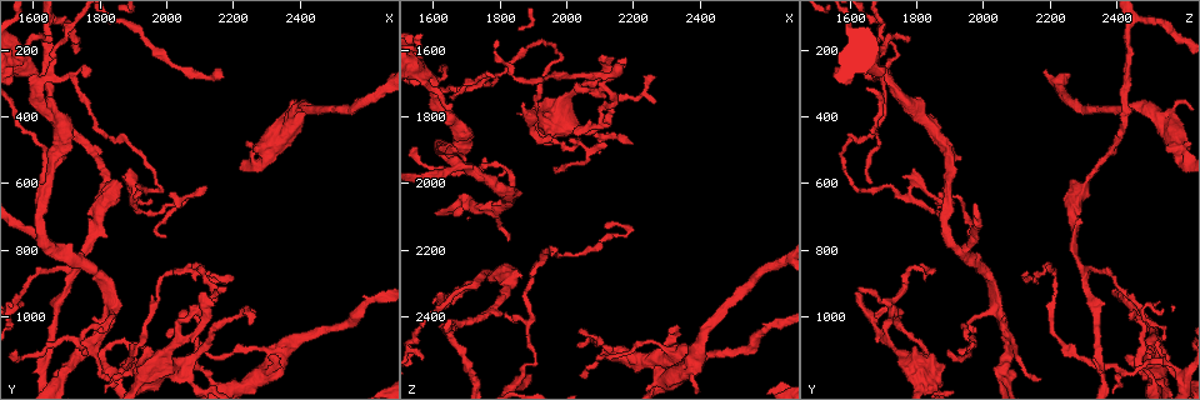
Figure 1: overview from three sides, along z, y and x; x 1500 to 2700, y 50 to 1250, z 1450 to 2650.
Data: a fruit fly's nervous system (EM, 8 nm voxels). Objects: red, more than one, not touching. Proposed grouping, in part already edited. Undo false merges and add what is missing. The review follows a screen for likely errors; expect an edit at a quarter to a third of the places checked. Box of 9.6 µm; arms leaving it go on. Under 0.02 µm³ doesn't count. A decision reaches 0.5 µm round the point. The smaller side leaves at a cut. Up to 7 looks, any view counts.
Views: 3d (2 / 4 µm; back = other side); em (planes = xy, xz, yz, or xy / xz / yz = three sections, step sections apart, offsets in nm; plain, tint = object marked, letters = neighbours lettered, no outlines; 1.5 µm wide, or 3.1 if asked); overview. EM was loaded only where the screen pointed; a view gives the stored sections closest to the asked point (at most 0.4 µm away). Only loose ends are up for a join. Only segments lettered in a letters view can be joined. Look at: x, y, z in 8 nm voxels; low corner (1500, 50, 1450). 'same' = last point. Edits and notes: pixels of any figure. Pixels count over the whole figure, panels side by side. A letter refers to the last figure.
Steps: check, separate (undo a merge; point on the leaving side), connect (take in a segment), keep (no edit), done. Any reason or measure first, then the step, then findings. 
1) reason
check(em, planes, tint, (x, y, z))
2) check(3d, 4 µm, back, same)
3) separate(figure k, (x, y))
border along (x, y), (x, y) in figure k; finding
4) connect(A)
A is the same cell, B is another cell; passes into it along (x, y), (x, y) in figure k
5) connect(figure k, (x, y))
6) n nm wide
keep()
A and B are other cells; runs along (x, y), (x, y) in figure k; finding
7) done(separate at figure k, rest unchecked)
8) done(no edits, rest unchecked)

free end
check(em, planes, plain, (2130, 610, 1880))

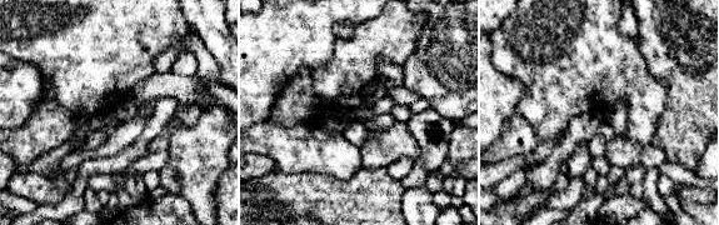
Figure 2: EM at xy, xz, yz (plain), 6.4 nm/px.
check(em, planes, letters, same)

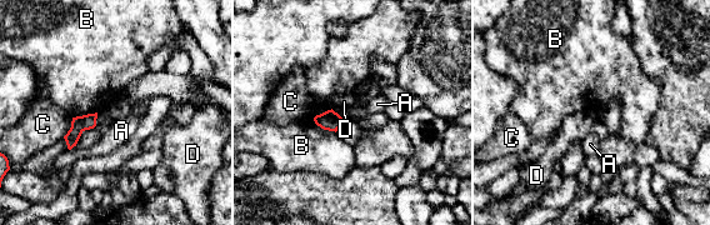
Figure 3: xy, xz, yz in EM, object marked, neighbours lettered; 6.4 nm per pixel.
keep()
A, B, C and D are other cells; no lettered segment goes on from it

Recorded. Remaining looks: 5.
sharp bend
check(3d, 4 µm, (2140, 930, 1750))

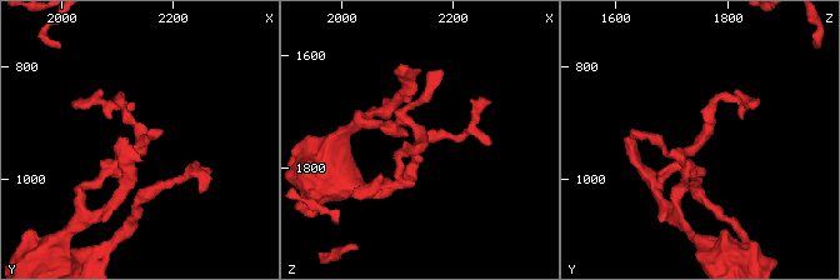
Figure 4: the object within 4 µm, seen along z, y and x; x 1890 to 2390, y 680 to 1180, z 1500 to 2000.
shape alone is not enough
check(em, planes, letters, (2145, 930, 1750))

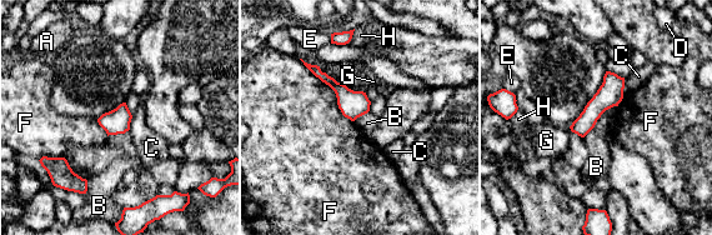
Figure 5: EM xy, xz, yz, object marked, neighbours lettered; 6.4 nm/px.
160 nm wide
keep()
A, B, C, D, E, F, G and H are other cells; runs along (621, 80), (573, 128) in figure 5; one cell here

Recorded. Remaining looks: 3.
looks like a crossing
check(3d, 2 µm, (1600, 290, 1720))

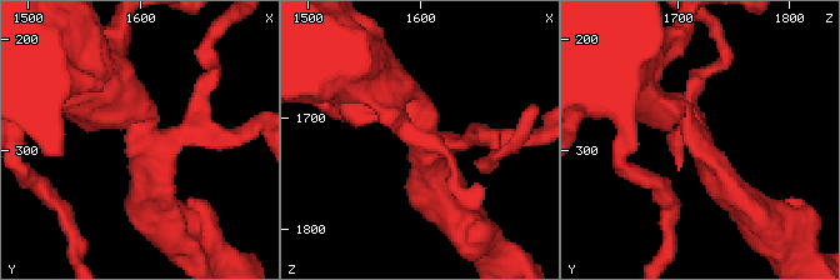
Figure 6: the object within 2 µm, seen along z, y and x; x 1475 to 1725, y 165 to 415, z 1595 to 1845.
4 arms; shape alone is not enough
check(em, planes, tint, (1606, 288, 1716))

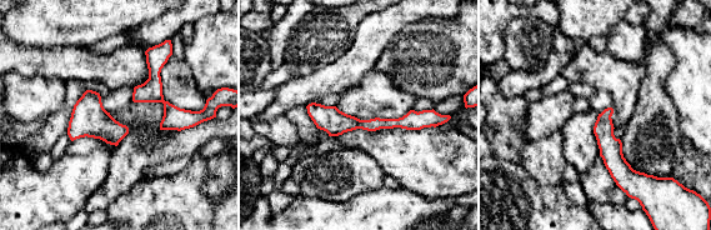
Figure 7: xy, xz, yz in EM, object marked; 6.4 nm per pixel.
check(em, planes, letters, same)

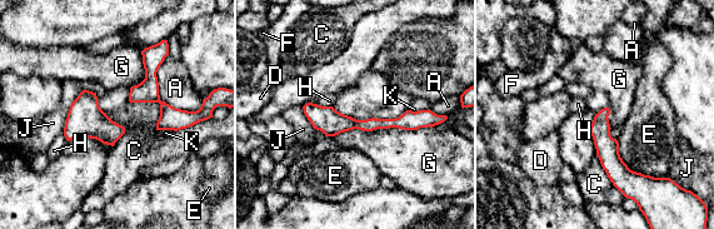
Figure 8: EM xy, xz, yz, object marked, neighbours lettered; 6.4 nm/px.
keep()
A, C, D, E, F, G, H, J and K are other cells; border along (311, 101), (331, 106) in figure 8; continuous, no second cell

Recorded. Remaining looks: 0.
done(no edits, rest unchecked)

